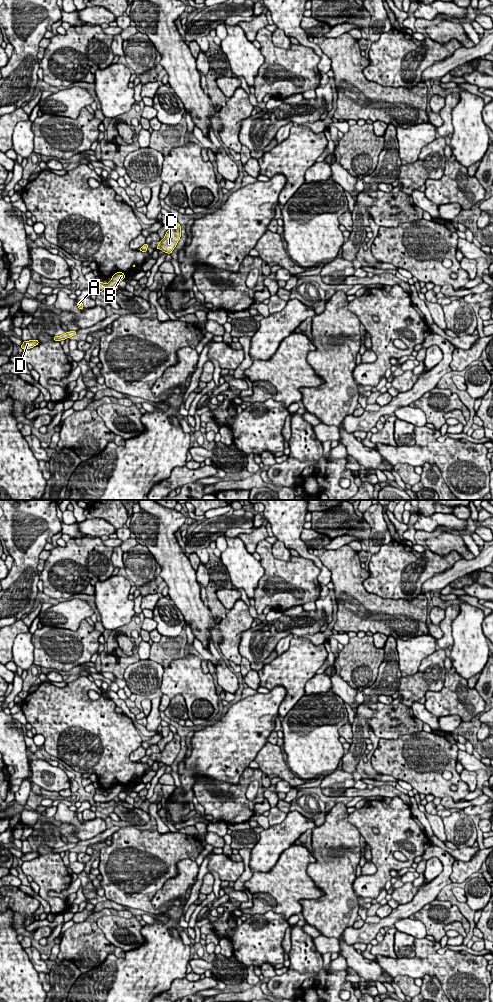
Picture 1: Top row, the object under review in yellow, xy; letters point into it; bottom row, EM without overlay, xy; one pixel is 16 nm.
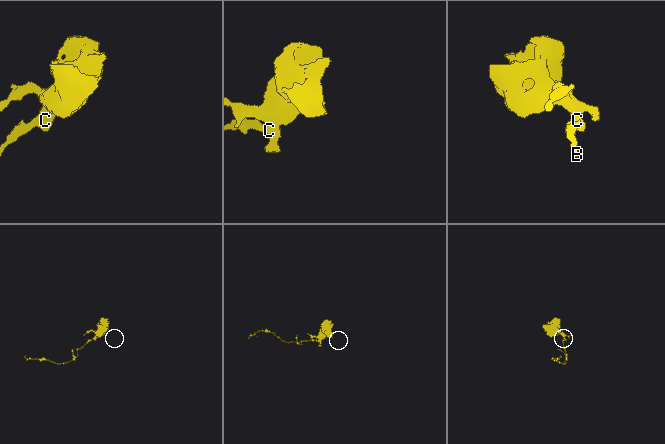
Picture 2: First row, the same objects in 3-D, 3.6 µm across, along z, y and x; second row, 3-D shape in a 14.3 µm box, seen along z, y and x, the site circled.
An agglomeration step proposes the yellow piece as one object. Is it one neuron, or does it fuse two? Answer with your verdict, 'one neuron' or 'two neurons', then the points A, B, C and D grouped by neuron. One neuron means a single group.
two neurons; A D / B C

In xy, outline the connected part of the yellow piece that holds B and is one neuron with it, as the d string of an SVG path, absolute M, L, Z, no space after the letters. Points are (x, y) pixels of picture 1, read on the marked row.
M116 272L112 276L111 280L107 284L104 284L103 282L94 282L94 288L96 290L100 290L100 291L108 290L108 289L113 288L121 280L124 280L124 279L125 279L125 274L124 273L122 273L122 272Z

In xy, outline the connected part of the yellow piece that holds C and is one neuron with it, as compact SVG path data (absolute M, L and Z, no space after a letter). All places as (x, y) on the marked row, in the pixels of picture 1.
M174 222L173 227L168 230L165 234L165 237L160 240L159 245L156 247L156 250L160 249L167 254L171 254L178 241L180 240L180 237L181 226L178 222Z

